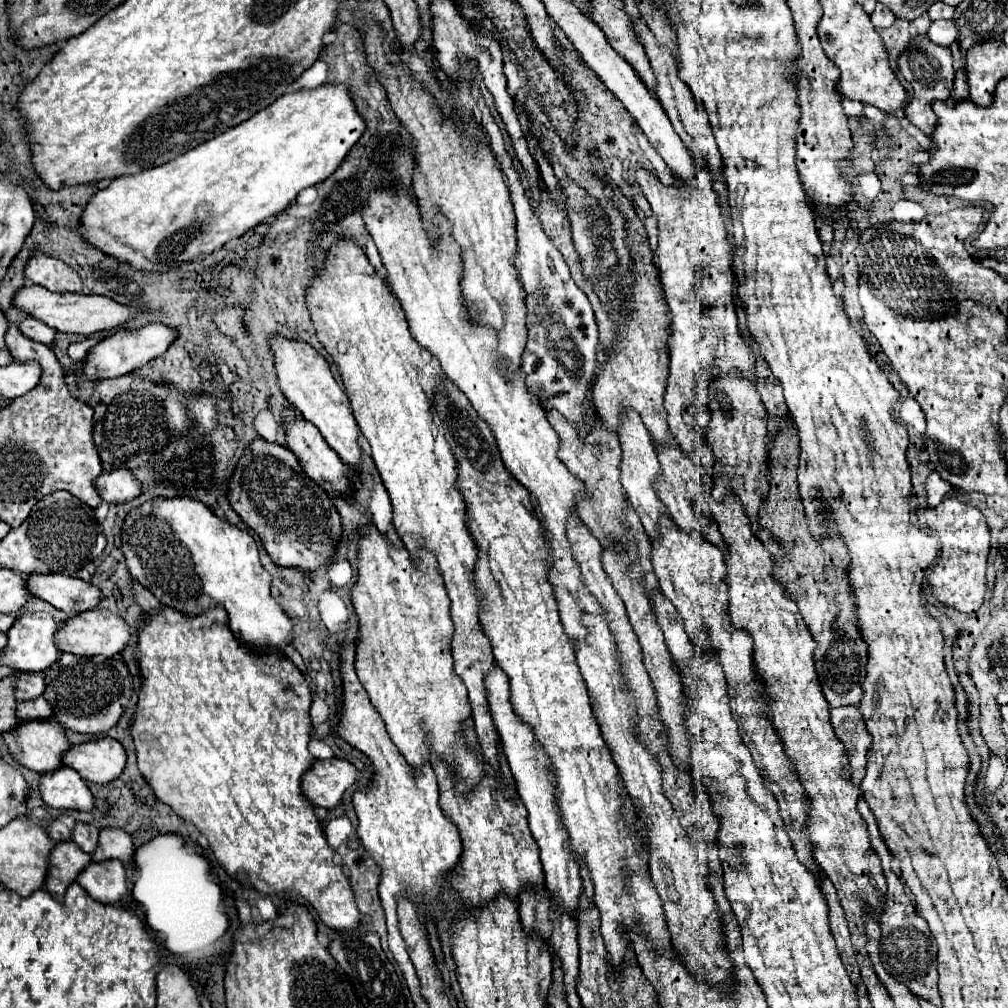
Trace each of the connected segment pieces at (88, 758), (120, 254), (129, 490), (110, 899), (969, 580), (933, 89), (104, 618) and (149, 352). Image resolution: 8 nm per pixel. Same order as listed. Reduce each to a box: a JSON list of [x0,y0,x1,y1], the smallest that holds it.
[[64,739,126,785],[84,83,366,273],[96,469,144,505],[76,861,128,905],[930,507,990,613],[898,35,954,137],[56,609,130,657],[82,323,178,381]]

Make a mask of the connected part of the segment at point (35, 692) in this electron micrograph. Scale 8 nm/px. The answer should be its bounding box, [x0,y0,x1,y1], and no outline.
[16,673,46,701]

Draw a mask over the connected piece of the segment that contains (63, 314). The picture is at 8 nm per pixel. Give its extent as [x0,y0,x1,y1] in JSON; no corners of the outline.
[12,285,140,335]

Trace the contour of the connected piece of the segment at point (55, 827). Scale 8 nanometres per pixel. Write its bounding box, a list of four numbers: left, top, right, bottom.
[48,815,76,843]

